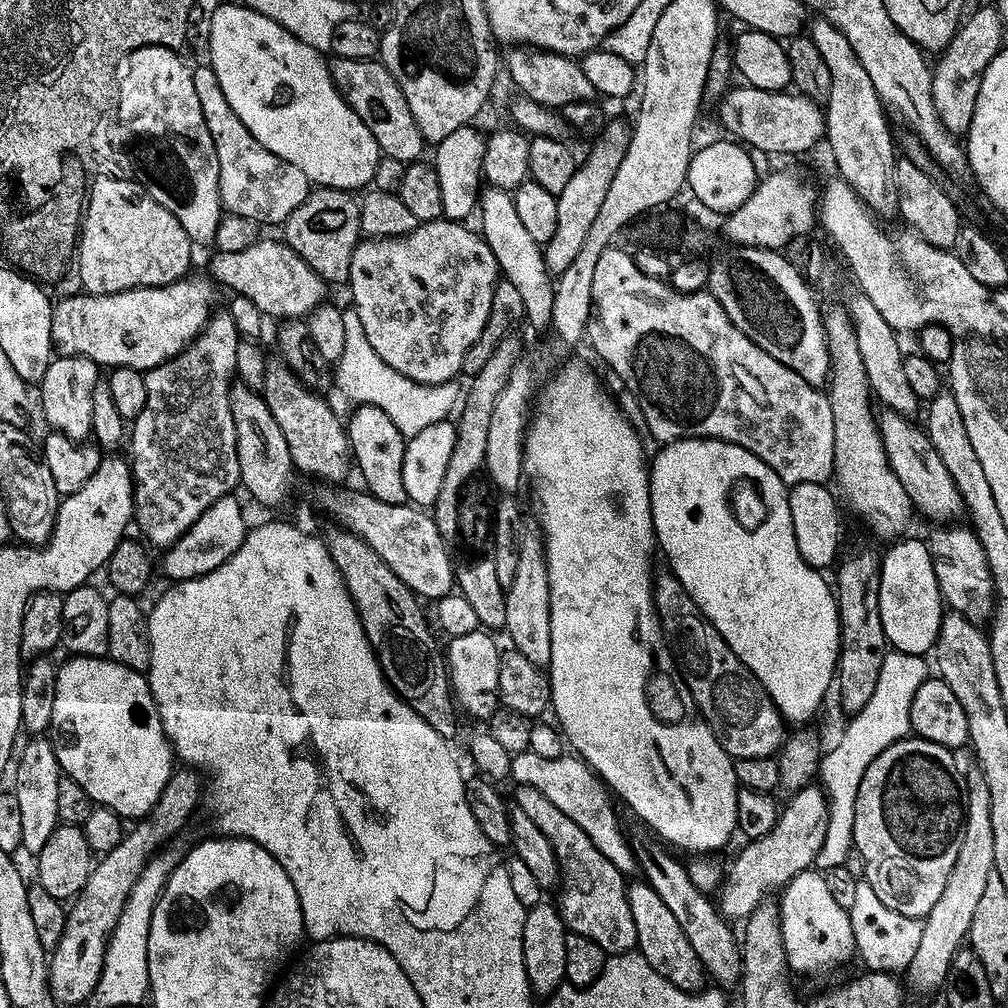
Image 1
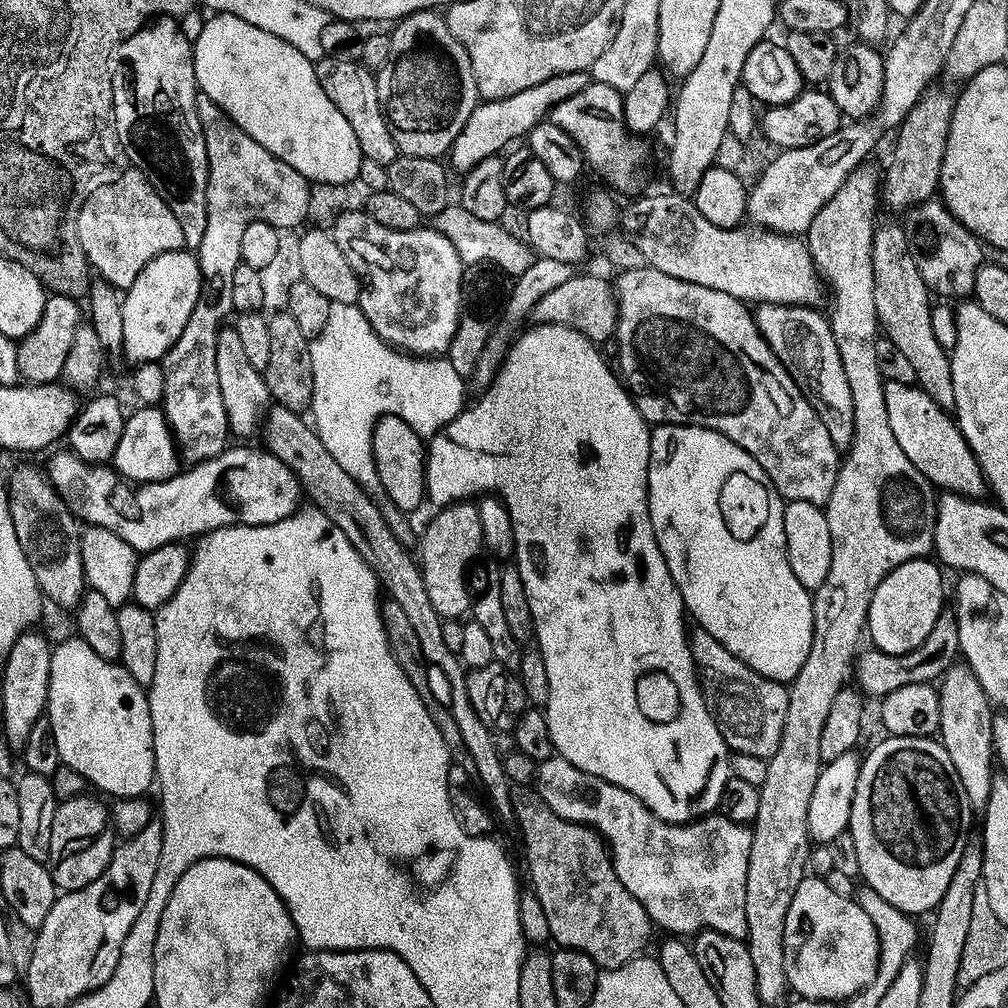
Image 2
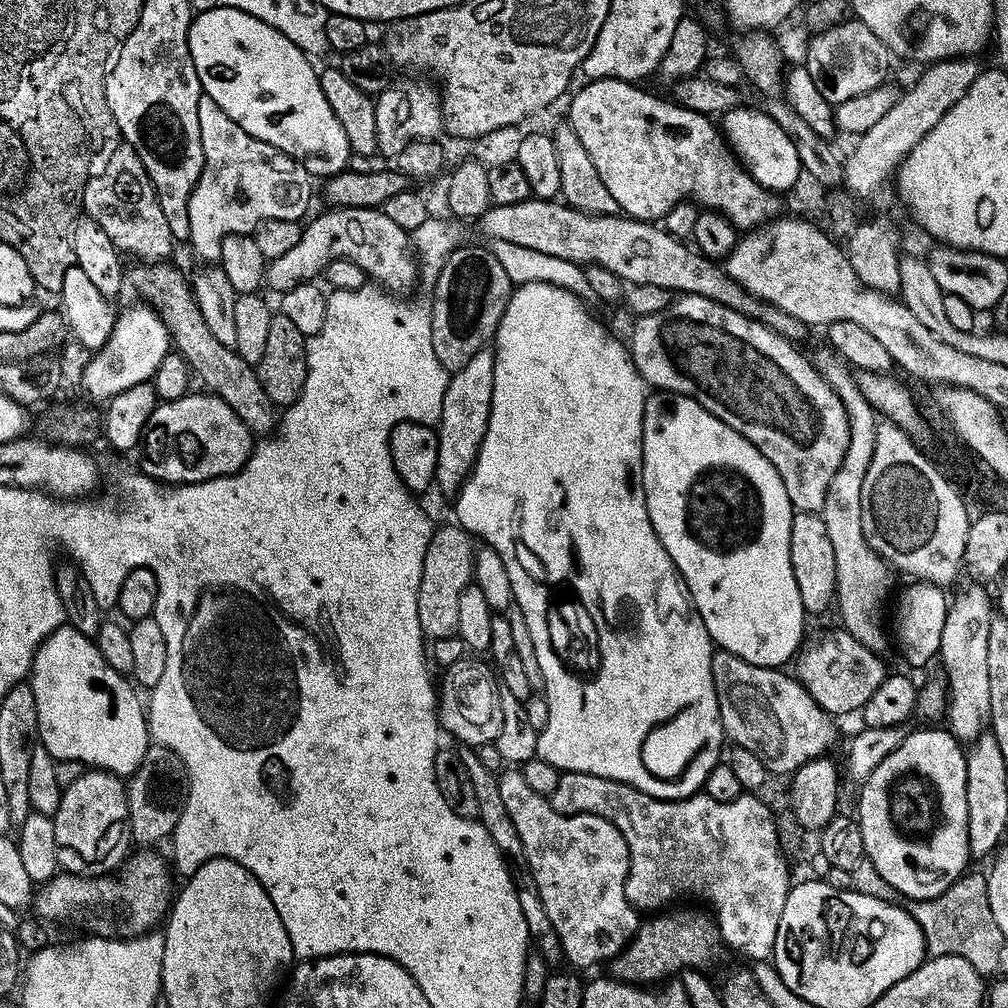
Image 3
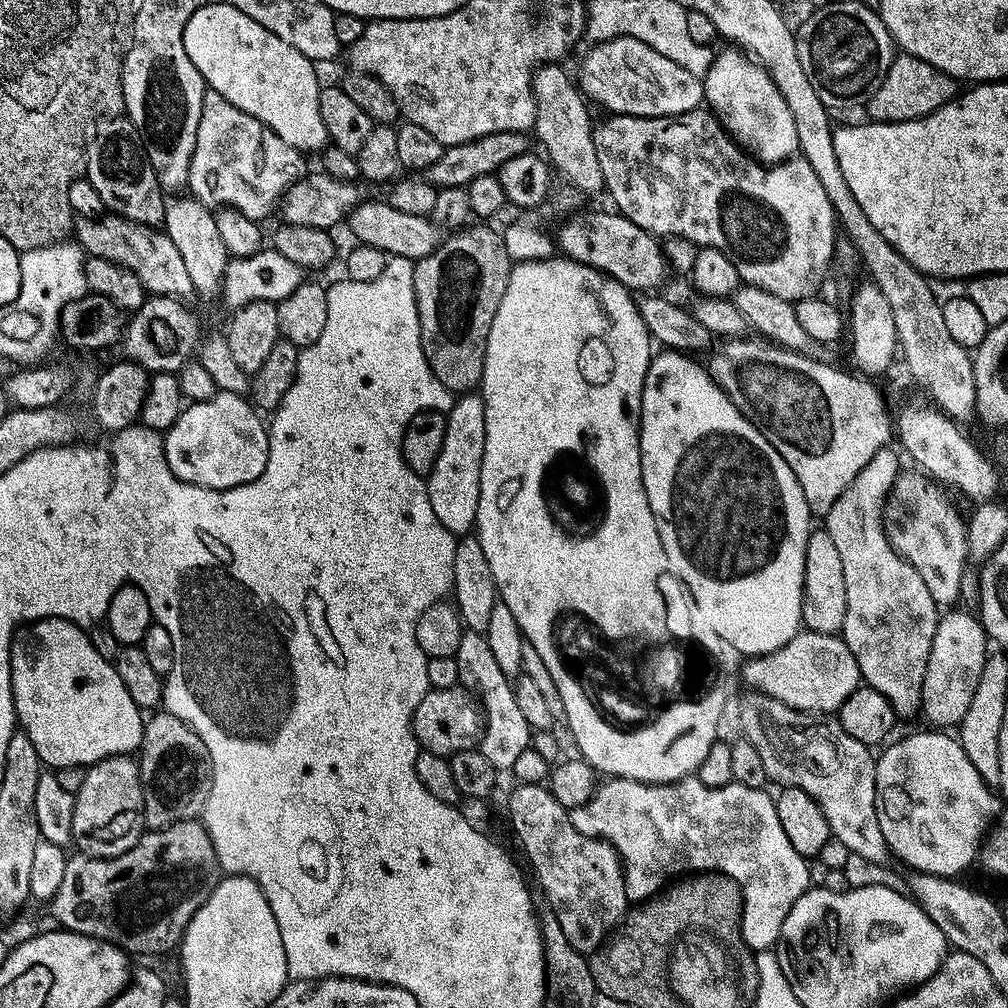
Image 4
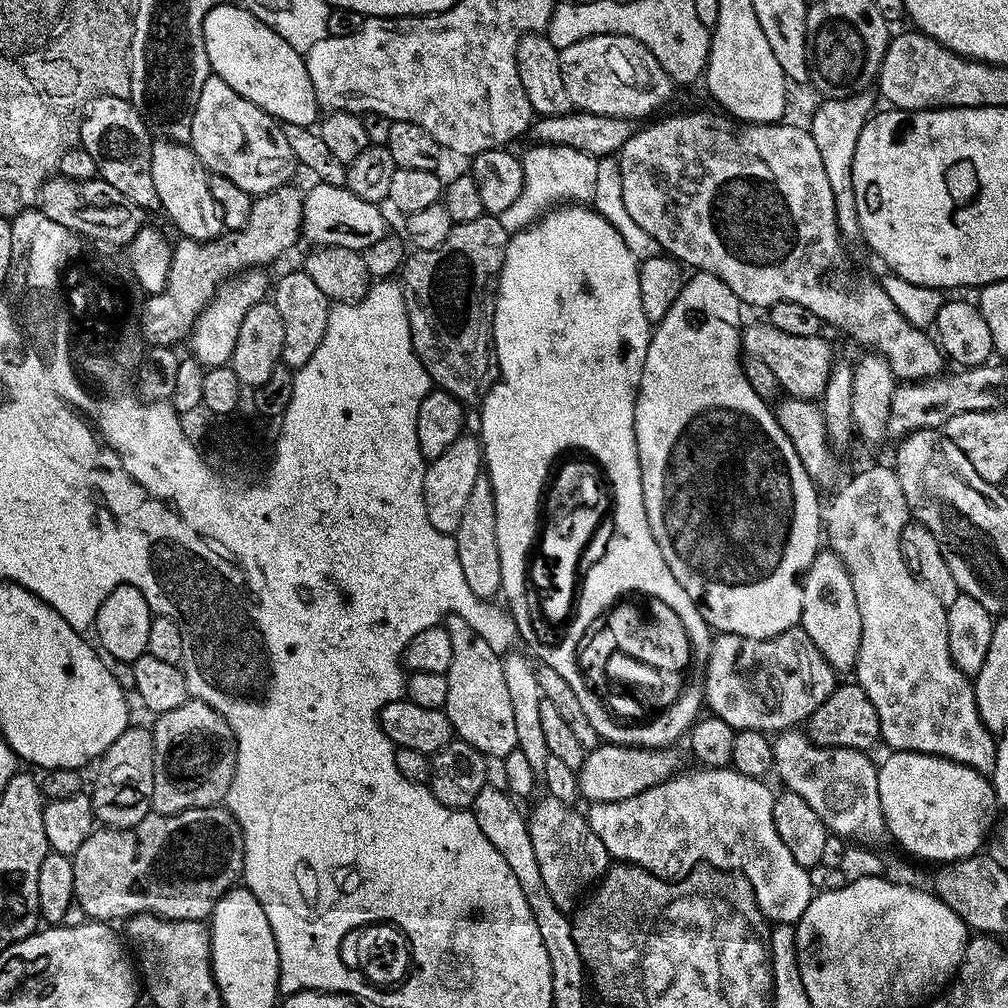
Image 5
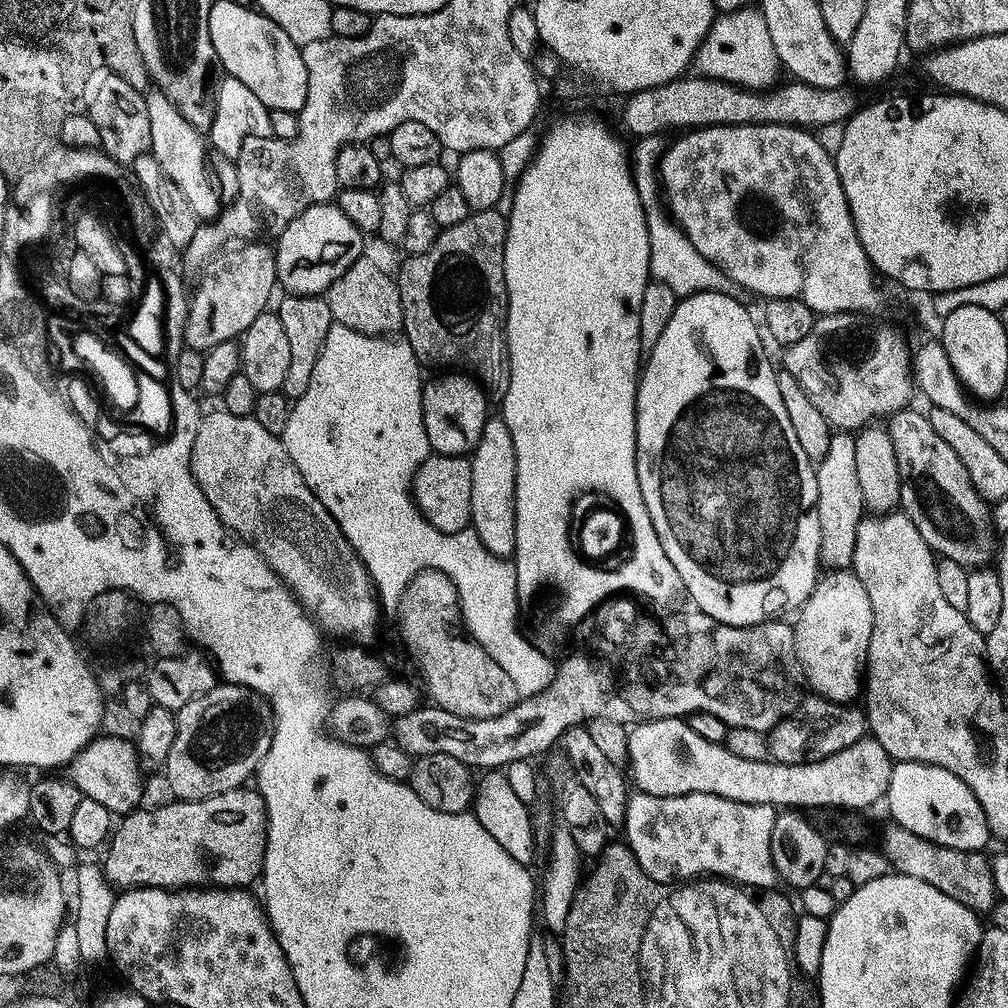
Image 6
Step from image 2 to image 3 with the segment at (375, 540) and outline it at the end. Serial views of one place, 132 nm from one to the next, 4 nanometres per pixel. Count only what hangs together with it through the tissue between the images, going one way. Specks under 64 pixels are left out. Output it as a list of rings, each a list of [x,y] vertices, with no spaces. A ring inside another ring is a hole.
[[[140,262],[135,266],[137,268],[127,269],[127,283],[132,283],[137,294],[141,296],[137,297],[151,305],[153,311],[160,316],[168,328],[175,351],[186,358],[195,379],[201,380],[209,393],[226,402],[253,434],[271,433],[278,424],[277,405],[273,404],[266,390],[262,390],[262,382],[258,382],[255,367],[243,361],[235,348],[227,348],[210,334],[198,302],[193,296],[193,285],[189,277],[184,277],[172,262]],[[187,328],[188,341],[184,341],[184,331]]]

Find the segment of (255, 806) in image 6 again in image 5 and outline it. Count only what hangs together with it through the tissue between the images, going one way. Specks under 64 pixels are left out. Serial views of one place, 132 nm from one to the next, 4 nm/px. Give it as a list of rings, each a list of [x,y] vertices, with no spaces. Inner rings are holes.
[[[224,806],[182,810],[173,816],[150,814],[133,828],[97,827],[78,846],[72,865],[75,903],[93,921],[123,921],[141,912],[155,913],[165,920],[207,921],[217,902],[241,879],[244,839],[240,825]]]

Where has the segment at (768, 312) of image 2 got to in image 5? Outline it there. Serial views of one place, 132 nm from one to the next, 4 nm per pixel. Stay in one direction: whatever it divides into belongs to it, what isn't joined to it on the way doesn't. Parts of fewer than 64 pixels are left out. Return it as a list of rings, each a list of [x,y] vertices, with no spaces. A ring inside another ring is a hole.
[[[895,467],[888,468],[868,468],[865,472],[860,472],[836,497],[832,500],[832,505],[826,508],[826,544],[831,551],[842,558],[846,570],[850,574],[850,582],[854,586],[854,598],[858,598],[858,614],[862,614],[862,638],[858,646],[858,658],[854,669],[855,683],[859,684],[862,690],[874,702],[874,710],[878,714],[880,723],[880,740],[889,744],[889,749],[897,752],[924,752],[928,756],[942,756],[946,760],[952,760],[956,764],[965,764],[967,768],[974,769],[975,772],[991,774],[996,765],[996,742],[997,737],[982,722],[978,714],[976,705],[976,690],[973,681],[969,679],[965,672],[952,661],[950,652],[950,638],[948,637],[947,614],[948,609],[916,575],[915,571],[905,562],[904,555],[900,549],[904,528],[910,523],[910,513],[908,503],[902,494],[902,486],[896,477]]]

